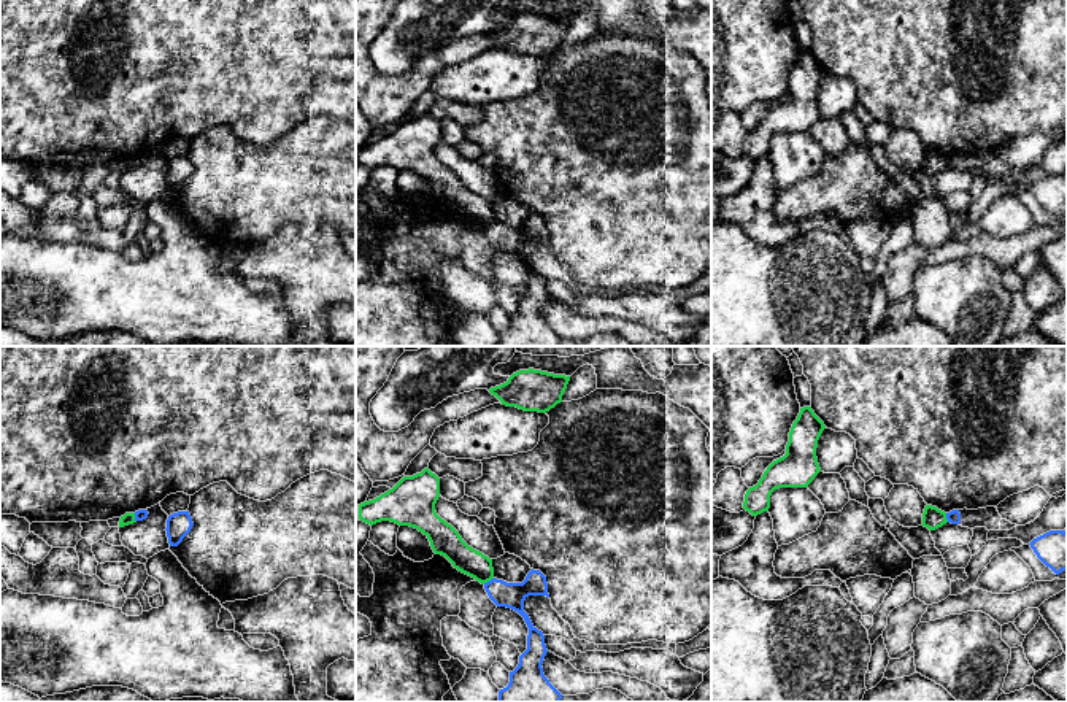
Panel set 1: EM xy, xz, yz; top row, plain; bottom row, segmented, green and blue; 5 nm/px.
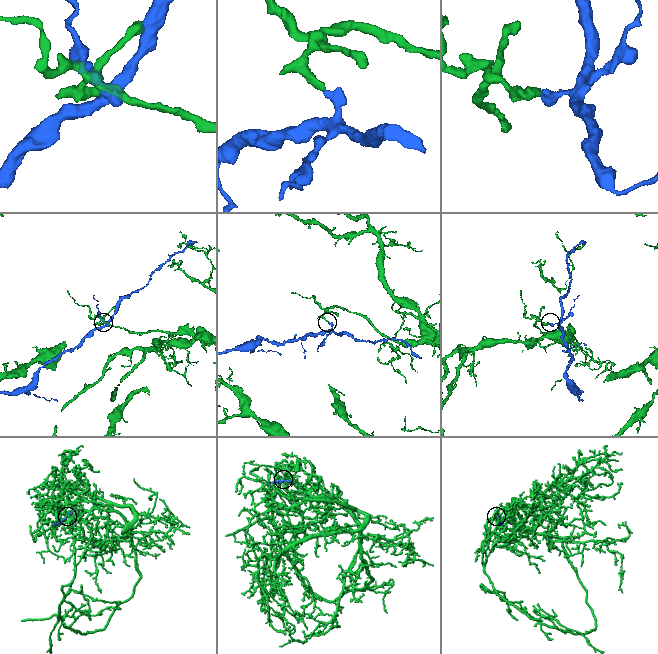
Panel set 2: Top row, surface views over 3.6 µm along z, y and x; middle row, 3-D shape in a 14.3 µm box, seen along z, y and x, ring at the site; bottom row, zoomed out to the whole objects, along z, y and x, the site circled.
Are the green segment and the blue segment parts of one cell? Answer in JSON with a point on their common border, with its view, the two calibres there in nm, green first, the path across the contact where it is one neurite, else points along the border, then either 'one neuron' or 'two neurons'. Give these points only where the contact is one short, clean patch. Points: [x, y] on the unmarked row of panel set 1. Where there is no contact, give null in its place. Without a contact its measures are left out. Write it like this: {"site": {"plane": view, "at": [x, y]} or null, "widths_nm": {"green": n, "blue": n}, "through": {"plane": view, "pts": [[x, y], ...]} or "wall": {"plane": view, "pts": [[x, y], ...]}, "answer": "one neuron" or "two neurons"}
{"site": {"plane": "xz", "at": [488, 224]}, "widths_nm": {"green": 140, "blue": 130}, "wall": {"plane": "xz", "pts": [[493, 221], [483, 227]]}, "answer": "two neurons"}

